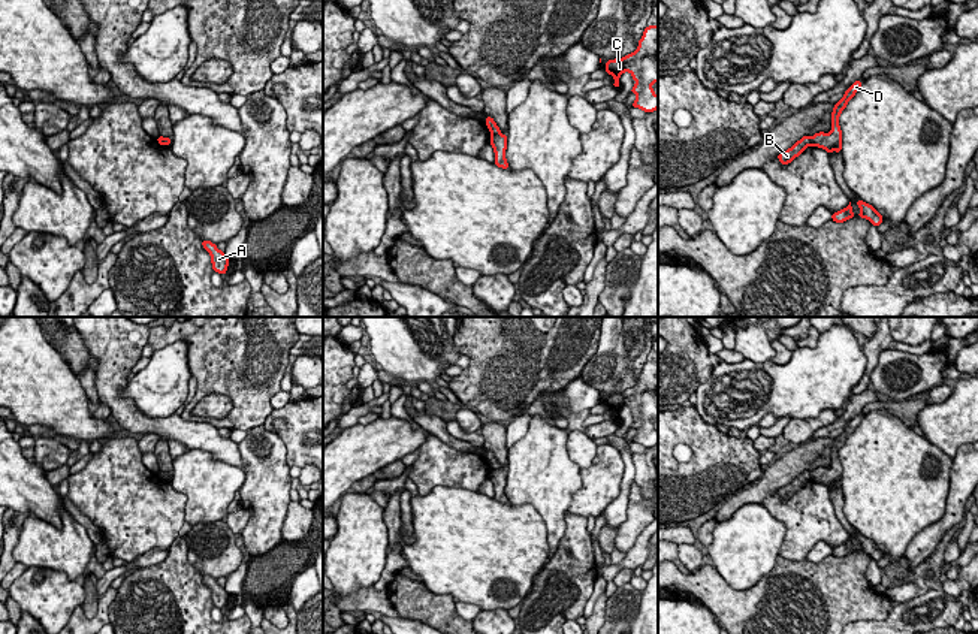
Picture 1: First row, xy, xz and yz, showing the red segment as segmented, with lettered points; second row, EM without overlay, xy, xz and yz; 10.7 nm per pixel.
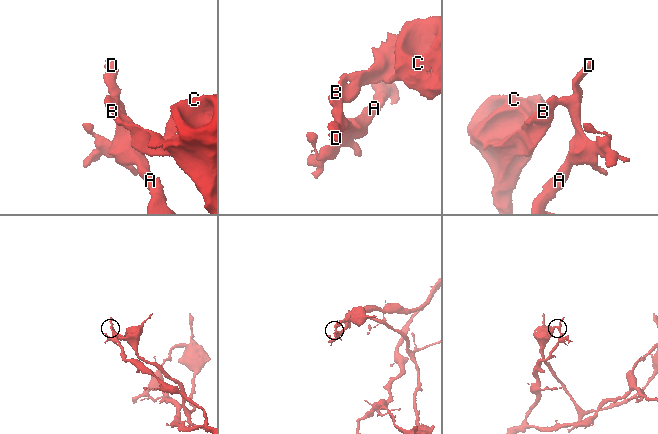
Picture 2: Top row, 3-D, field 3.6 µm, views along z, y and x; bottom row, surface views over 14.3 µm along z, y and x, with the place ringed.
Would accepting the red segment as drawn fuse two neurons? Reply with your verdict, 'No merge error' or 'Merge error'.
Merge error

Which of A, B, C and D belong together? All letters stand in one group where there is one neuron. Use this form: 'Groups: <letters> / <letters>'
Groups: A D / B C

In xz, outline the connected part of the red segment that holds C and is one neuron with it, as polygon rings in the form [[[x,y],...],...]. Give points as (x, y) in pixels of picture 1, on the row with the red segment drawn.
[[[658,24],[645,28],[634,52],[606,61],[606,72],[615,78],[612,85],[615,88],[621,85],[619,76],[630,72],[636,81],[630,93],[637,96],[633,108],[645,112],[656,111],[658,96],[653,93],[652,84],[658,82]]]

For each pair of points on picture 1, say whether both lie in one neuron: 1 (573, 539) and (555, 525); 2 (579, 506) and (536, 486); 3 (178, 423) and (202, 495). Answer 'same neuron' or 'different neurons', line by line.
1: different neurons
2: different neurons
3: different neurons

